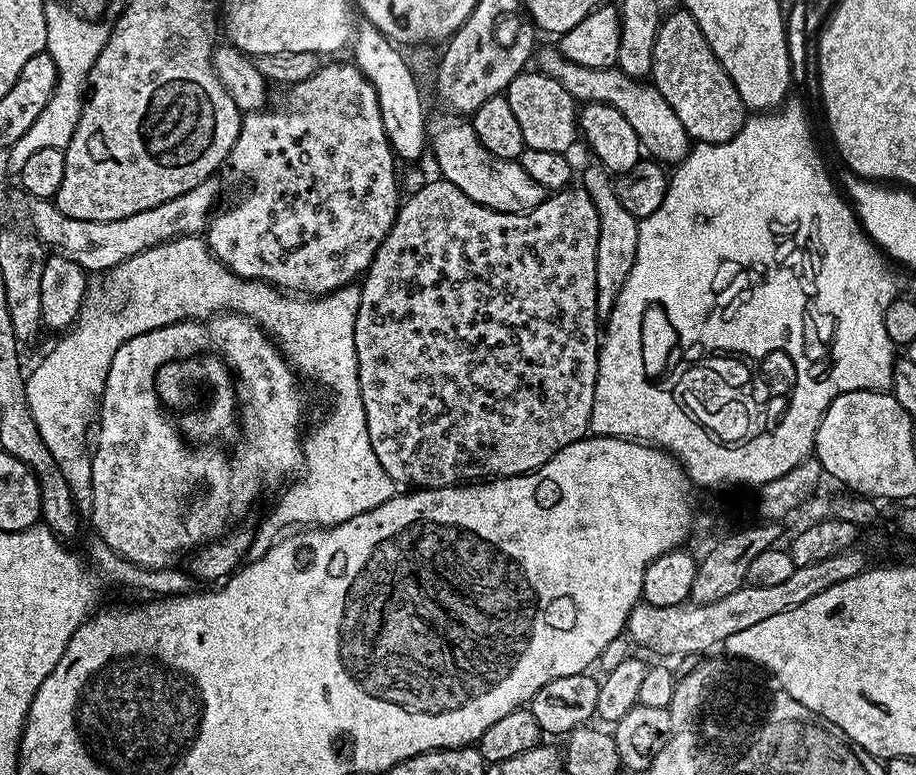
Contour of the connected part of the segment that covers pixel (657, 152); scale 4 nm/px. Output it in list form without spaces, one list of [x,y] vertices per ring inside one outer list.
[[[541,47],[535,53],[534,64],[539,71],[546,73],[554,82],[561,84],[577,102],[591,102],[594,104],[609,104],[614,110],[619,110],[626,122],[634,126],[634,134],[638,134],[643,151],[649,157],[663,162],[668,166],[675,166],[688,155],[690,151],[690,137],[688,131],[678,122],[678,114],[670,110],[666,98],[656,89],[656,85],[645,82],[635,76],[628,76],[615,68],[591,68],[578,66],[578,62],[570,62],[560,53],[559,47]]]

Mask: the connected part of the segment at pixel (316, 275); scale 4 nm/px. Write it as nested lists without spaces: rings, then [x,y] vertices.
[[[325,63],[306,82],[298,82],[287,89],[284,105],[273,112],[261,110],[249,112],[241,119],[240,133],[230,150],[226,161],[227,167],[240,180],[248,180],[248,193],[241,200],[233,202],[229,208],[221,207],[209,219],[206,229],[206,243],[215,256],[220,259],[229,270],[247,280],[262,280],[281,290],[292,294],[307,294],[309,297],[326,296],[329,292],[337,292],[340,288],[347,288],[353,282],[359,281],[371,266],[376,257],[378,246],[386,238],[396,221],[396,213],[400,211],[402,203],[402,188],[398,183],[397,161],[394,159],[392,147],[388,145],[386,130],[382,126],[382,110],[378,110],[378,98],[374,86],[356,68],[355,63],[328,64]]]

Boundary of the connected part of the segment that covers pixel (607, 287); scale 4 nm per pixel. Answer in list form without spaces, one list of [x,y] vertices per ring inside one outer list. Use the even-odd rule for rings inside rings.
[[[599,162],[591,163],[584,168],[582,187],[586,194],[590,194],[594,210],[598,210],[598,258],[594,262],[596,314],[597,317],[607,318],[618,302],[618,294],[622,294],[622,286],[626,286],[626,278],[630,278],[630,270],[634,270],[634,258],[638,258],[640,221],[618,199],[613,173]]]

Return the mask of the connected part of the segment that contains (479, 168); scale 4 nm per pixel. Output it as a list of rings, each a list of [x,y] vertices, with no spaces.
[[[444,114],[437,124],[430,128],[430,152],[436,155],[439,175],[449,180],[466,198],[499,212],[529,212],[546,199],[546,190],[522,170],[515,160],[498,158],[482,146],[478,134],[467,119],[456,114]]]

